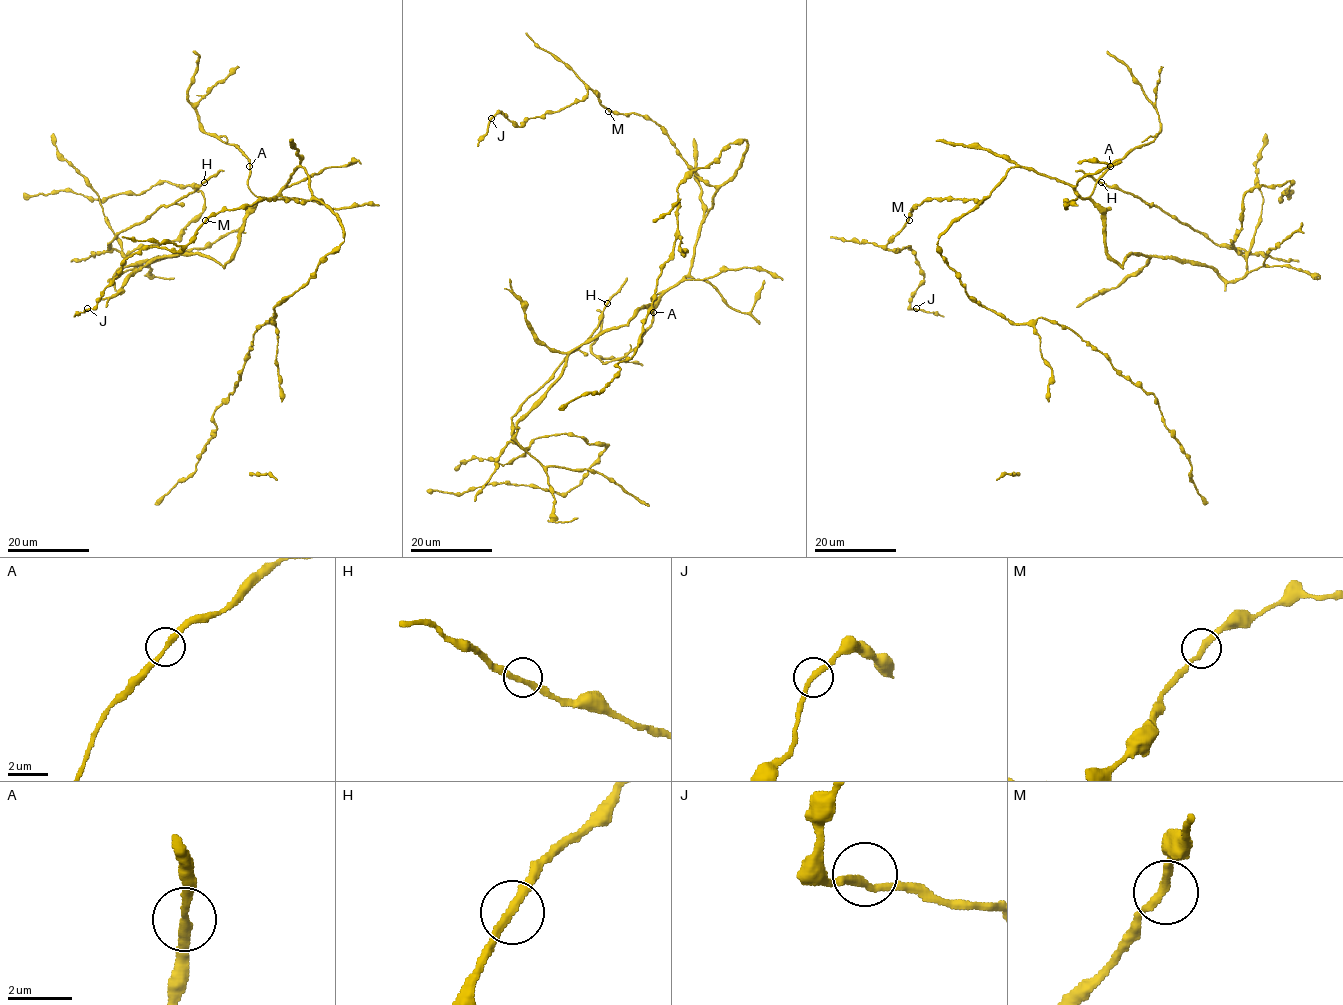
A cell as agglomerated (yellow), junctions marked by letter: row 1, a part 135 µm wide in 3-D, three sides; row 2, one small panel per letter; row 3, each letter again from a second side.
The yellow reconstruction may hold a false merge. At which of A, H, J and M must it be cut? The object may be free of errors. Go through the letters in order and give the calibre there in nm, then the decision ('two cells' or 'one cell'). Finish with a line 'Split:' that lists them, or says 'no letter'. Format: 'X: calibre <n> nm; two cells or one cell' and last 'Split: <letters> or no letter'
A: calibre 260 nm; one cell
H: calibre 280 nm; one cell
J: calibre 260 nm; one cell
M: calibre 260 nm; one cell
Split: no letter

